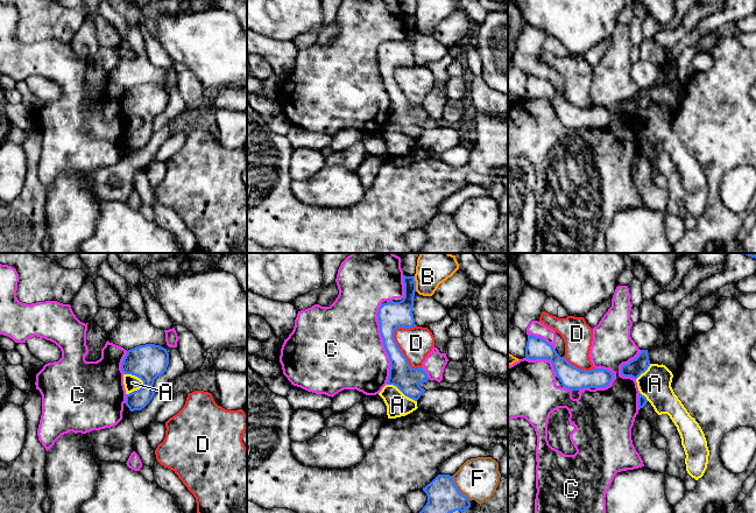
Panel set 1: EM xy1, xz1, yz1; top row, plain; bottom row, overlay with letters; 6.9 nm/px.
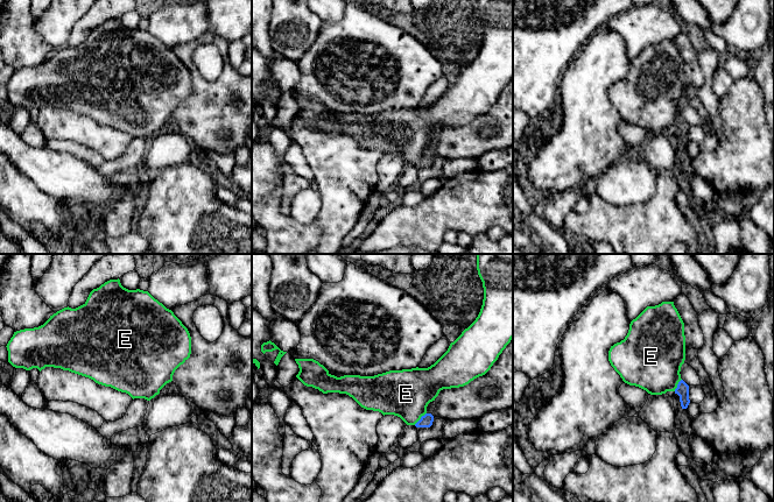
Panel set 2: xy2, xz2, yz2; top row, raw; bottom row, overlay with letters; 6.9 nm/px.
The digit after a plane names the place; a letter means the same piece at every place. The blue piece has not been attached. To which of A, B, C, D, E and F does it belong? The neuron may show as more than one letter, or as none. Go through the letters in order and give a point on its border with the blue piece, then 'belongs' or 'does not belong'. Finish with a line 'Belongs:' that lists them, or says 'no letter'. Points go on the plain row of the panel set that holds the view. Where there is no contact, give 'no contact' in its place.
A: meets blue in xy1 at (135, 114); does not belong
B: meets blue in xz1 at (415, 22); does not belong
C: meets blue in xz1 at (383, 83); does not belong
D: meets blue in xz1 at (401, 91); does not belong
E: meets blue in xz2 at (421, 157); belongs
F: meets blue in xz1 at (457, 227); does not belong
Belongs: E

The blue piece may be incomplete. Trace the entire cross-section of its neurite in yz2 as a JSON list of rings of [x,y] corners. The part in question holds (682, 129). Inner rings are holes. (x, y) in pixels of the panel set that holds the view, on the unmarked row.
[[[674,41],[647,45],[629,63],[627,75],[611,85],[608,100],[622,120],[650,134],[674,130],[687,148],[689,125],[681,118],[685,99],[684,62]]]

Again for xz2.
[[[477,0],[478,14],[483,21],[484,38],[476,59],[450,83],[448,90],[428,107],[411,107],[389,109],[374,115],[344,114],[337,116],[314,98],[295,98],[300,111],[296,116],[307,126],[318,128],[323,133],[339,132],[352,136],[361,147],[379,150],[385,154],[400,156],[407,164],[430,167],[434,155],[427,151],[427,146],[435,140],[443,128],[459,127],[469,123],[474,118],[485,114],[499,94],[513,78],[513,0]]]

